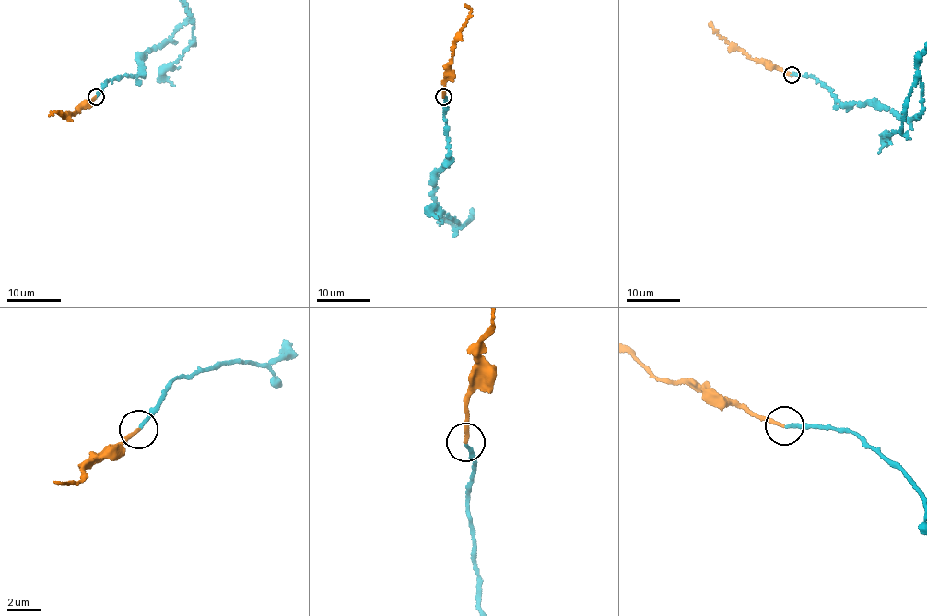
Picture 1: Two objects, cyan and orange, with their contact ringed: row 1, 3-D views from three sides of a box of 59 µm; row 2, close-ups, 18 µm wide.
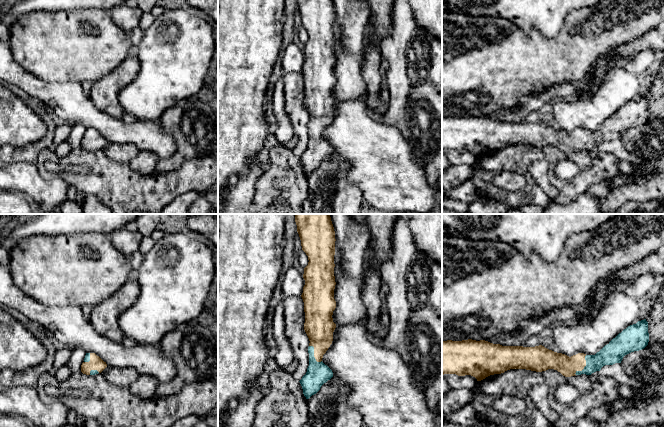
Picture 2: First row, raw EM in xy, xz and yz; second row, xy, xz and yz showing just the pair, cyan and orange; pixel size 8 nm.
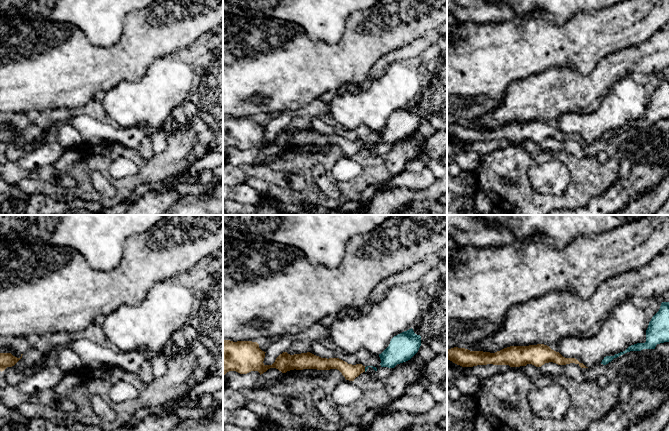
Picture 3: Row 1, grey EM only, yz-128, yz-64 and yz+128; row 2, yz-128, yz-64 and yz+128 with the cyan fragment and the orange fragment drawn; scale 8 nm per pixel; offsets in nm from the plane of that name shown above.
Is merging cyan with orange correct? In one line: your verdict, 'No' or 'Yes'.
Yes

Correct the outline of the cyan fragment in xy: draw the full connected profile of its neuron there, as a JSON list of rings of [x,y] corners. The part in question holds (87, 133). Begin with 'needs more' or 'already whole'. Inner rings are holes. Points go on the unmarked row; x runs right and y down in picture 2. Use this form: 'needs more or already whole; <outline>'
needs more; [[[86,129],[81,141],[81,148],[86,151],[95,151],[101,149],[106,143],[106,138],[95,129]]]

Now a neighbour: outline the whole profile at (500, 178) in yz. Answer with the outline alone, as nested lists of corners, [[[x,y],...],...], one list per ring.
[[[461,164],[450,165],[446,169],[442,169],[442,191],[463,184],[467,180],[470,180],[473,174],[477,175],[485,182],[508,192],[517,193],[526,186],[524,177],[517,173],[505,170],[490,171],[483,168],[475,170],[473,166]]]

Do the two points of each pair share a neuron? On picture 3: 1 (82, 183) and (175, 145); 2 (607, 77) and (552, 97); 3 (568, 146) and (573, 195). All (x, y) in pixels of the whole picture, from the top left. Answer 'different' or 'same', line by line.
1: same
2: same
3: different

